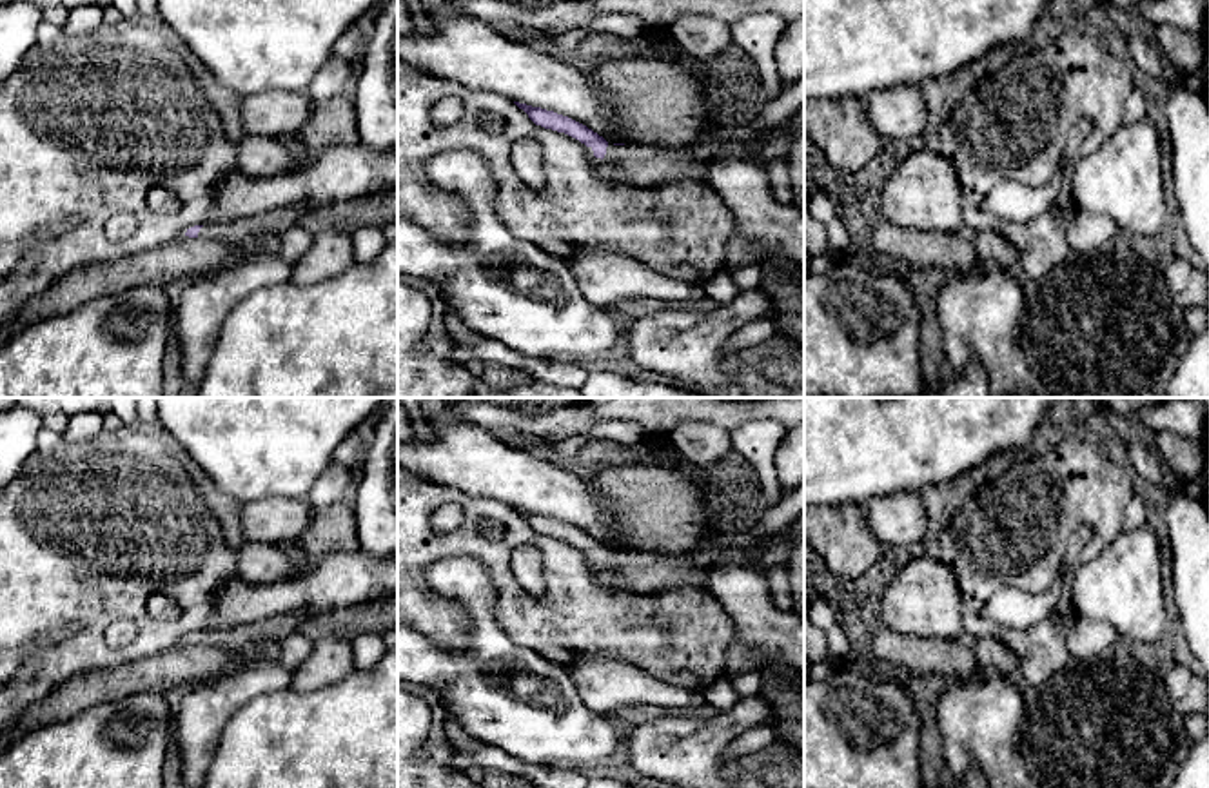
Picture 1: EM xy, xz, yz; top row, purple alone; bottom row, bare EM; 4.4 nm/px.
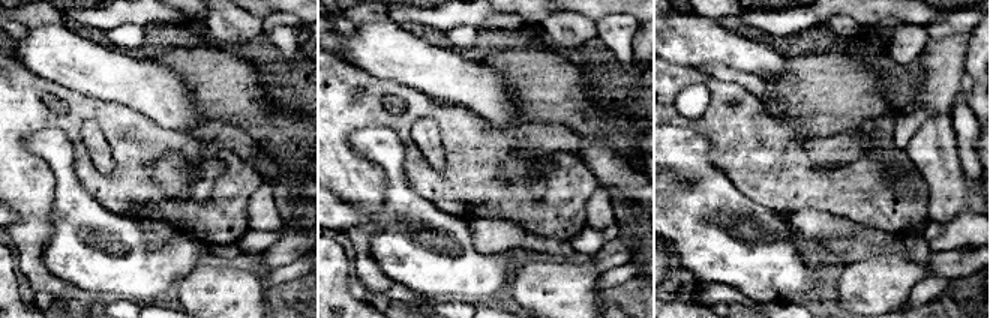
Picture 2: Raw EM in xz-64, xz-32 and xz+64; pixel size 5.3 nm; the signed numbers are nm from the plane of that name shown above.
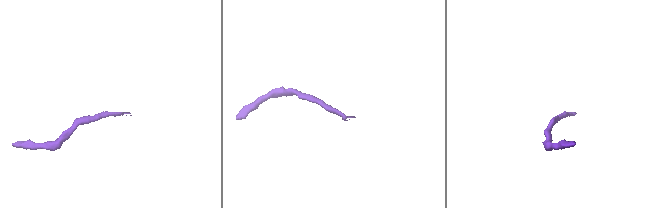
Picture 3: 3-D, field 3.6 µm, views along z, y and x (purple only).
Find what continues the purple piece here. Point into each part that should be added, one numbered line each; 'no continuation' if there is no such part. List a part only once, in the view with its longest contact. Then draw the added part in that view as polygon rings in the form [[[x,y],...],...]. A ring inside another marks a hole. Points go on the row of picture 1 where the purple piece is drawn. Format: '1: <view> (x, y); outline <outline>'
1: xz (636, 166); outline [[[614,145],[595,158],[597,176],[634,189],[661,187],[688,180],[708,180],[712,162],[697,162],[690,147]]]

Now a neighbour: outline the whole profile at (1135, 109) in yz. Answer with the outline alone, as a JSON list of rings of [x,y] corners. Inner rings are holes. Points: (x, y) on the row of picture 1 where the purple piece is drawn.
[[[1135,89],[1124,107],[1124,125],[1136,123],[1144,118],[1149,118],[1147,98],[1144,91]]]

